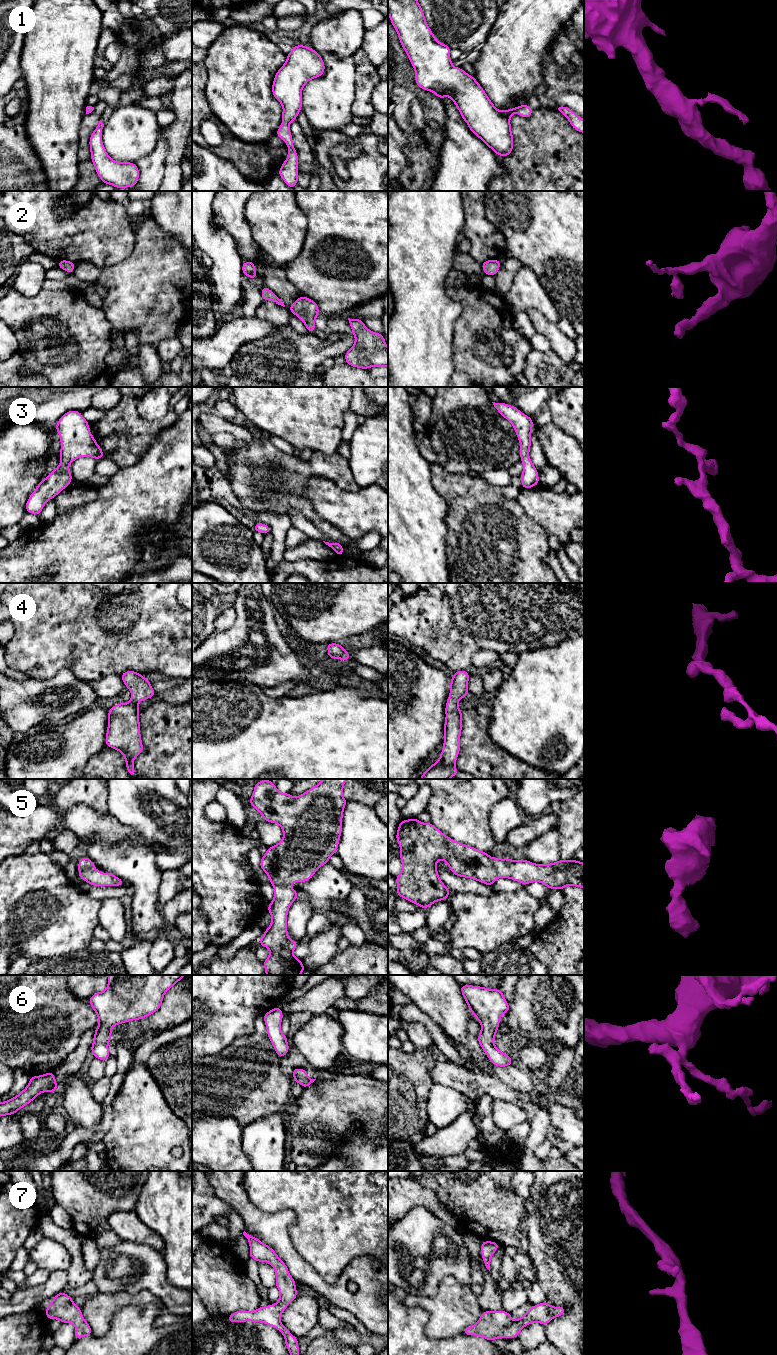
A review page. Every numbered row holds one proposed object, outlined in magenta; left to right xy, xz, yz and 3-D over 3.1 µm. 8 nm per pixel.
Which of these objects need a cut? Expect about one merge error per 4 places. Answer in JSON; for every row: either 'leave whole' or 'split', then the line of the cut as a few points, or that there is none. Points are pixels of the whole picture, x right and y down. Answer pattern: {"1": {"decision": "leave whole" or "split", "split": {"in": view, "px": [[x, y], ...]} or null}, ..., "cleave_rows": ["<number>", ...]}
{"1": {"decision": "leave whole", "split": null}, "2": {"decision": "leave whole", "split": null}, "3": {"decision": "leave whole", "split": null}, "4": {"decision": "leave whole", "split": null}, "5": {"decision": "leave whole", "split": null}, "6": {"decision": "leave whole", "split": null}, "7": {"decision": "leave whole", "split": null}, "cleave_rows": []}

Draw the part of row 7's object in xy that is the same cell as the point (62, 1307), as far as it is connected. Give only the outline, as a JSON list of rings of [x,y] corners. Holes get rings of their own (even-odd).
[[[61,1291],[53,1297],[44,1314],[49,1320],[59,1319],[61,1323],[72,1323],[76,1328],[75,1340],[93,1335],[89,1323],[83,1319],[81,1308],[76,1306],[73,1300]]]

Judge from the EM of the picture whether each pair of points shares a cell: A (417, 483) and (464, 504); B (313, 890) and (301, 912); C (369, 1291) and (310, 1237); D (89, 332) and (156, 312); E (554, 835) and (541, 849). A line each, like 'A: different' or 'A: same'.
A: different
B: different
C: different
D: different
E: same

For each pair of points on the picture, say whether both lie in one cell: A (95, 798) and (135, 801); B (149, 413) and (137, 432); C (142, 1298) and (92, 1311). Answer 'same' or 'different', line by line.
A: different
B: different
C: same

